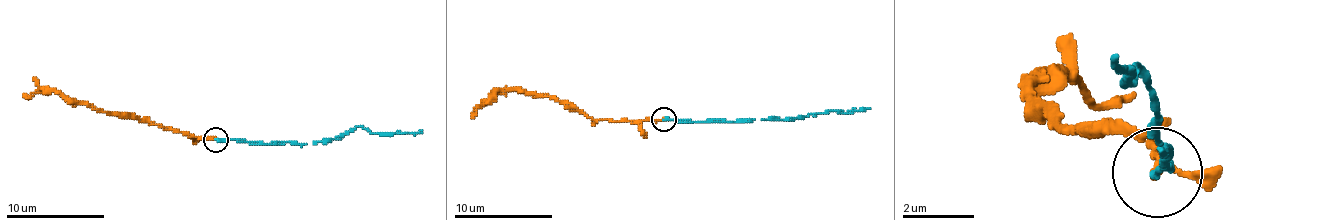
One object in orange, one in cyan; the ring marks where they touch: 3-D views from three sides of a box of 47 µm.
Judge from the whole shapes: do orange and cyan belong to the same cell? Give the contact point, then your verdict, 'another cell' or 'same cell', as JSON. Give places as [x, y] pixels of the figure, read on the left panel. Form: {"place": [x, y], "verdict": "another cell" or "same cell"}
{"place": [216, 140], "verdict": "another cell"}

